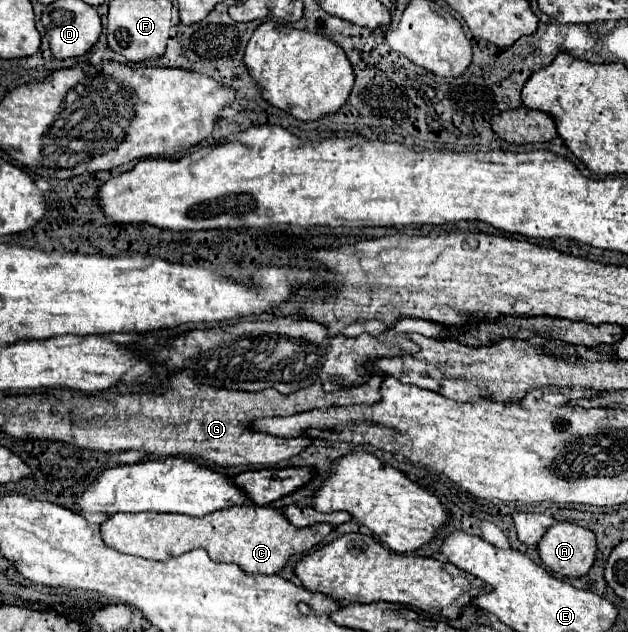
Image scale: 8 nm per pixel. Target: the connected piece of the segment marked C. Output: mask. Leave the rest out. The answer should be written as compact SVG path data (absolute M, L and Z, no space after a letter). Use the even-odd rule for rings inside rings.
M253 502L243 506L231 506L227 510L217 510L205 514L201 518L189 518L183 514L159 514L159 512L143 512L143 514L111 514L101 524L101 538L109 548L115 548L123 554L133 554L149 560L165 560L169 556L181 556L189 550L203 548L207 554L217 562L235 562L249 574L277 574L285 562L295 554L305 554L315 548L329 532L333 530L331 524L313 524L309 528L295 528L281 512L271 506L257 506Z

